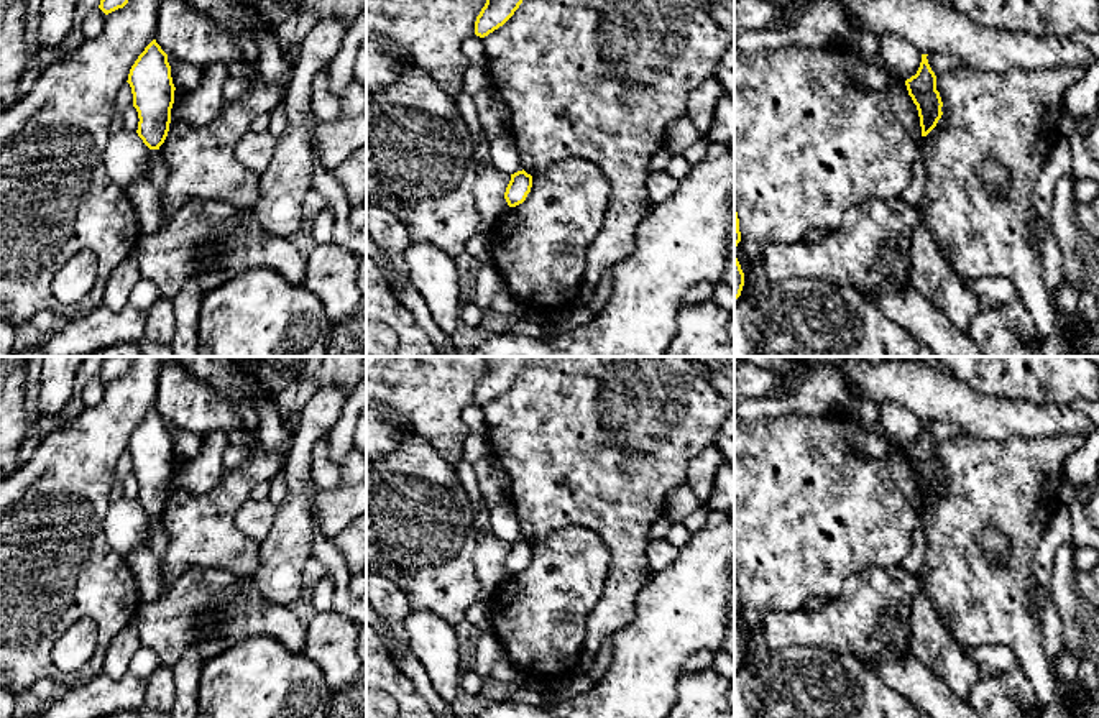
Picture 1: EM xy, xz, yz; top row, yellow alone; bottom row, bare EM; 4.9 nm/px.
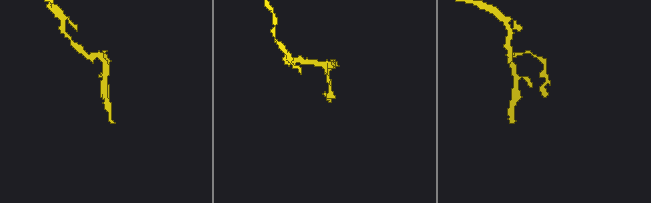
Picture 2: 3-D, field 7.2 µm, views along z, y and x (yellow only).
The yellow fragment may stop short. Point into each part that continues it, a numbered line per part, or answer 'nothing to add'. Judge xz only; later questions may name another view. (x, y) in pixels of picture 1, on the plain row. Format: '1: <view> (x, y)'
nothing to add

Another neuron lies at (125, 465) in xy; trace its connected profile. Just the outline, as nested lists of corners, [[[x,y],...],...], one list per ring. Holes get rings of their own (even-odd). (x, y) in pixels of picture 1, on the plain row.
[[[125,450],[120,458],[118,458],[118,463],[117,463],[117,468],[115,468],[115,481],[123,485],[125,478],[128,475],[133,473],[133,462],[131,462],[131,455],[128,450]]]

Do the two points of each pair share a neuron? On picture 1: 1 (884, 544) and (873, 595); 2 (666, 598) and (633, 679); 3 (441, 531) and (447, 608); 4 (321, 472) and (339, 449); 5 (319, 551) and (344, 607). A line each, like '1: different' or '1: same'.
1: different
2: same
3: same
4: different
5: same

